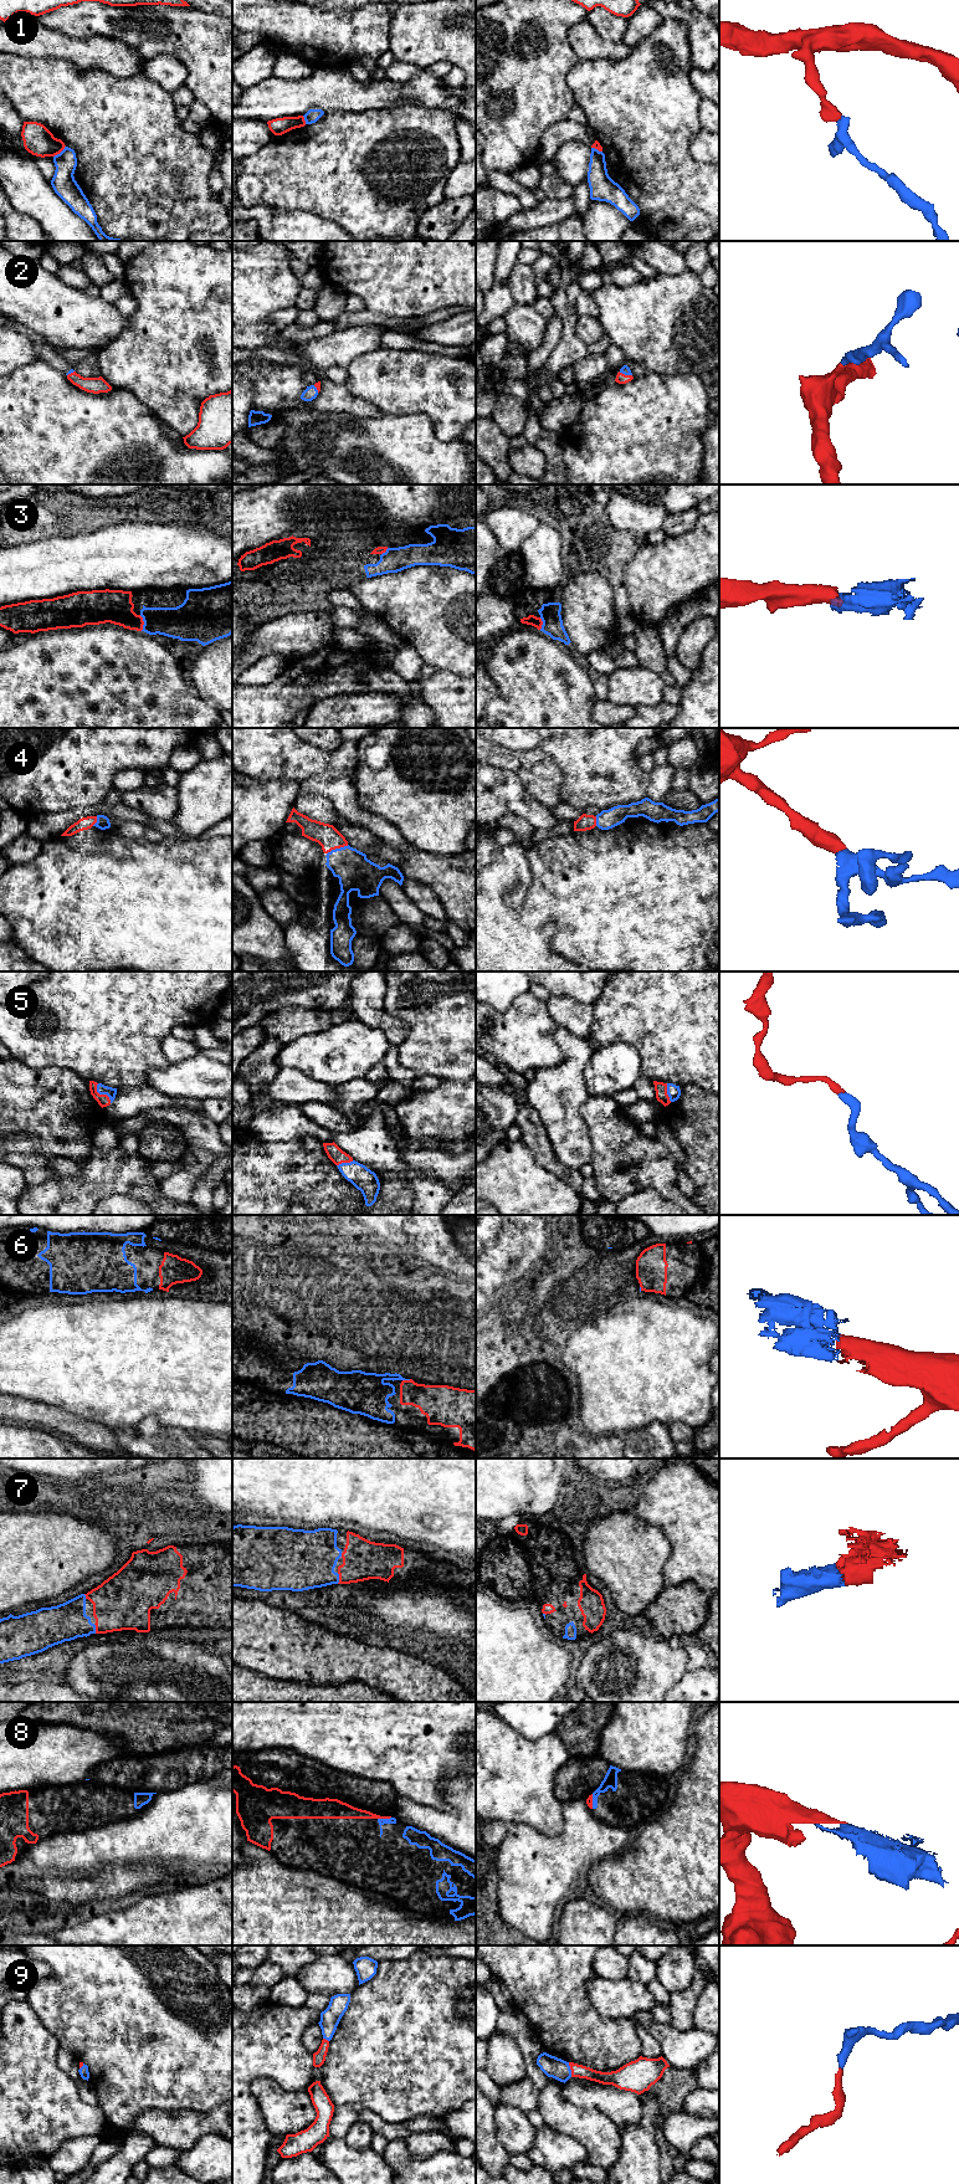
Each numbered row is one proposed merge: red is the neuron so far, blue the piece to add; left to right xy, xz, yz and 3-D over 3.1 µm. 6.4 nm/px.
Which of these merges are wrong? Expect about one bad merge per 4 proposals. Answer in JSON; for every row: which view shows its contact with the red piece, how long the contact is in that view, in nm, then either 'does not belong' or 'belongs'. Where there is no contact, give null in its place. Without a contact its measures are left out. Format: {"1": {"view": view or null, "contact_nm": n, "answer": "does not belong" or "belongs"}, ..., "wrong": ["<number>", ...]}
{"1": {"view": "xy", "contact_nm": 110, "answer": "does not belong"}, "2": {"view": "yz", "contact_nm": 90, "answer": "belongs"}, "3": {"view": "xy", "contact_nm": 110, "answer": "belongs"}, "4": {"view": "xz", "contact_nm": 160, "answer": "belongs"}, "5": {"view": "xy", "contact_nm": 160, "answer": "belongs"}, "6": {"view": "xz", "contact_nm": 60, "answer": "belongs"}, "7": {"view": "xz", "contact_nm": 70, "answer": "belongs"}, "8": {"view": "xz", "contact_nm": 90, "answer": "belongs"}, "9": {"view": "yz", "contact_nm": 100, "answer": "belongs"}, "wrong": ["1"]}

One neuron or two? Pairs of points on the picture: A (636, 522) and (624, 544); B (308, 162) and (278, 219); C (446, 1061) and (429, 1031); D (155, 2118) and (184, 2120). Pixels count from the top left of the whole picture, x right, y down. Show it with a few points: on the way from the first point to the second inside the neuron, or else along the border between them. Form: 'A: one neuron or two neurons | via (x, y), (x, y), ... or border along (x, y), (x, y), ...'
A: two neurons | border along (608, 514), (615, 527), (635, 533), (642, 539)
B: two neurons | border along (254, 205), (270, 205), (287, 211), (311, 213)
C: one neuron | via (446, 1054), (446, 1049), (436, 1039)
D: one neuron | via (163, 2121), (177, 2121)

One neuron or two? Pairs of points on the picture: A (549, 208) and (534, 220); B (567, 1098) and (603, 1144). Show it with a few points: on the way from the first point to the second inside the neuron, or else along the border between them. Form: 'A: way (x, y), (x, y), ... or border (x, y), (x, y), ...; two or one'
A: way (545, 211), (538, 216); one
B: border (585, 1102), (580, 1114), (588, 1129), (591, 1149); two

